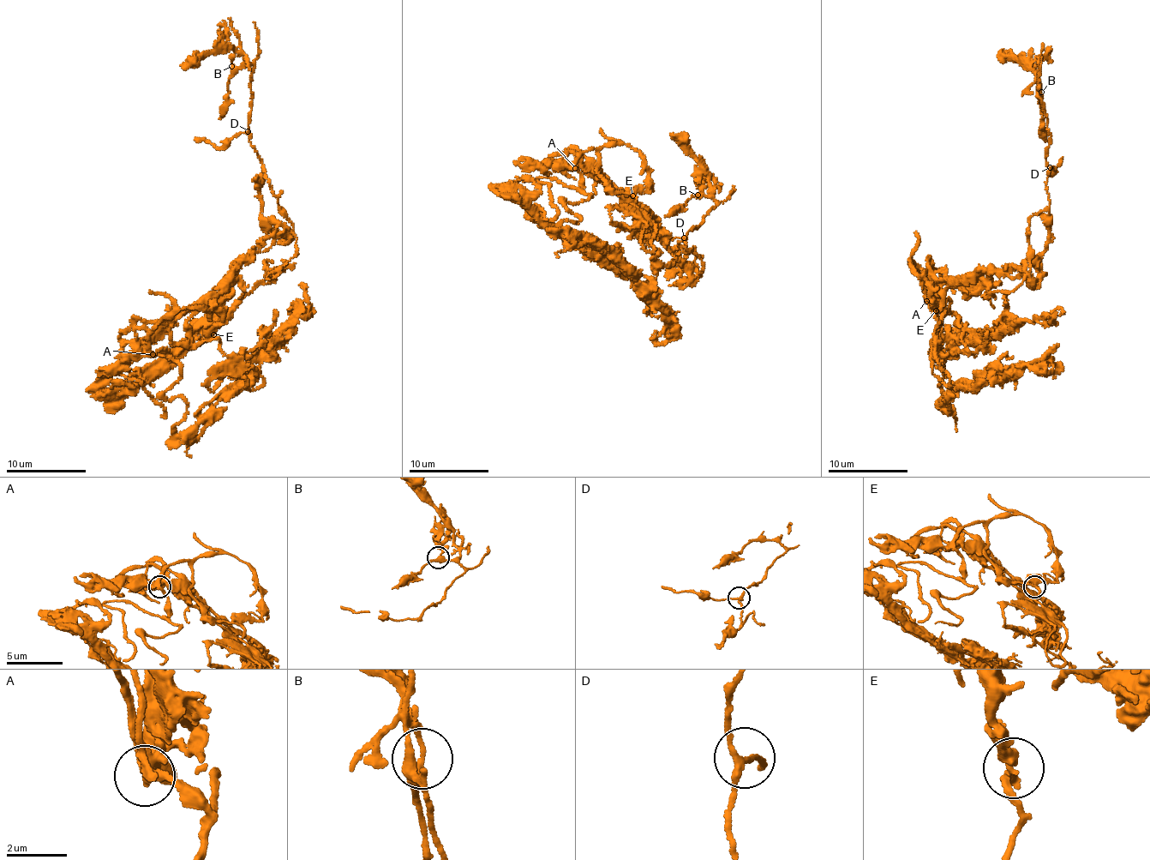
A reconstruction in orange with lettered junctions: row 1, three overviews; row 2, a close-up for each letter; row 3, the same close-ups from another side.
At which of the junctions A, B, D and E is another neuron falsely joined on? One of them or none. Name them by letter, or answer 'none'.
none

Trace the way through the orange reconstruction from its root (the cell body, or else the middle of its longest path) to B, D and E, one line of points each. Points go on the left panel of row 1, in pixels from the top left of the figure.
B: (185, 310), (200, 305), (218, 291), (276, 226), (260, 212), (262, 159), (248, 140), (253, 66), (231, 66)
D: (185, 310), (218, 291), (275, 231), (275, 223), (260, 212), (262, 159), (248, 131)
E: (185, 310), (190, 315), (187, 329), (192, 344), (202, 343), (213, 334)

